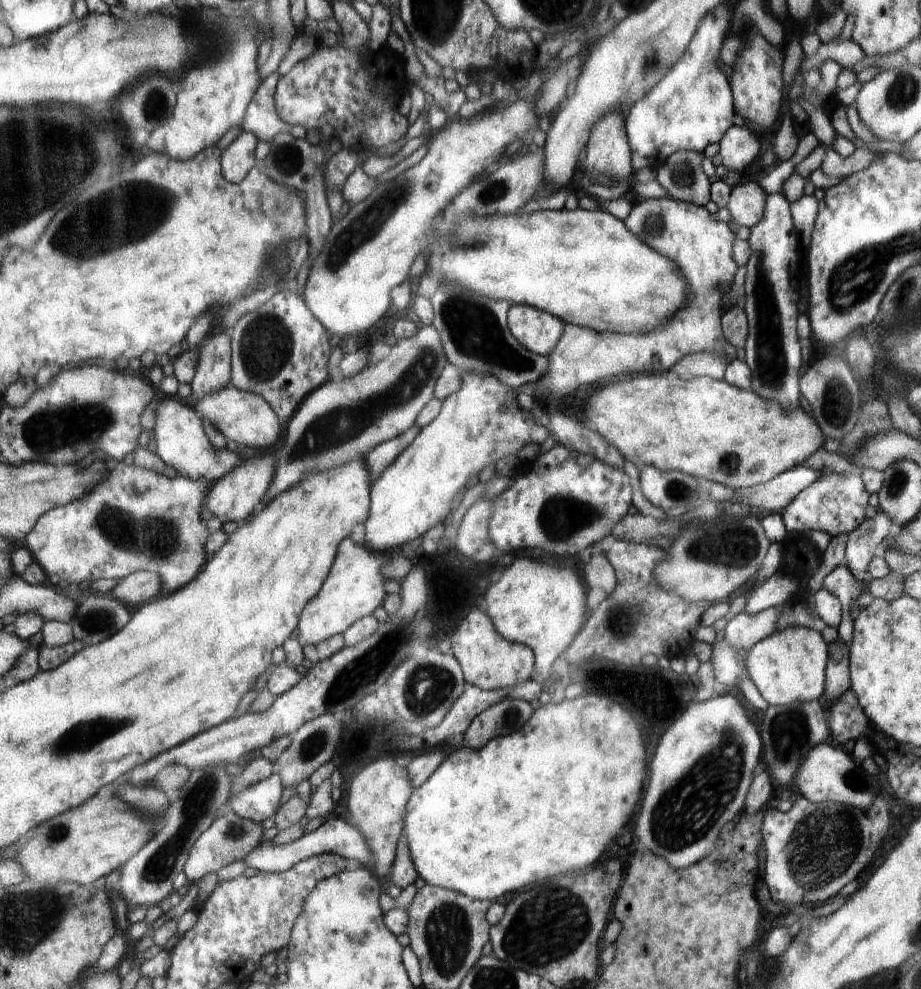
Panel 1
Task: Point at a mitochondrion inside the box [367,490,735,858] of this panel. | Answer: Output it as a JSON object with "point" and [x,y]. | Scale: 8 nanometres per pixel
{"point":[560,517]}

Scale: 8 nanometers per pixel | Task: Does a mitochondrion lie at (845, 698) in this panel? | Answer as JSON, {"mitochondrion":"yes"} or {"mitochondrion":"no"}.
{"mitochondrion":"no"}

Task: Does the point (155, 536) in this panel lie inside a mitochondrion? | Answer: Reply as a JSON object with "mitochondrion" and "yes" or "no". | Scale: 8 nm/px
{"mitochondrion":"yes"}

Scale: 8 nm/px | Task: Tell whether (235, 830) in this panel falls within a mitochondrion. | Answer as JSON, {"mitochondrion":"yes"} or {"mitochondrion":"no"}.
{"mitochondrion":"yes"}

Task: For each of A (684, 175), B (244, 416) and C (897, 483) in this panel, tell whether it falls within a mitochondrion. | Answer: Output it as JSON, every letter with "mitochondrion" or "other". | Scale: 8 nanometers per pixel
{"A":"mitochondrion","B":"other","C":"mitochondrion"}

